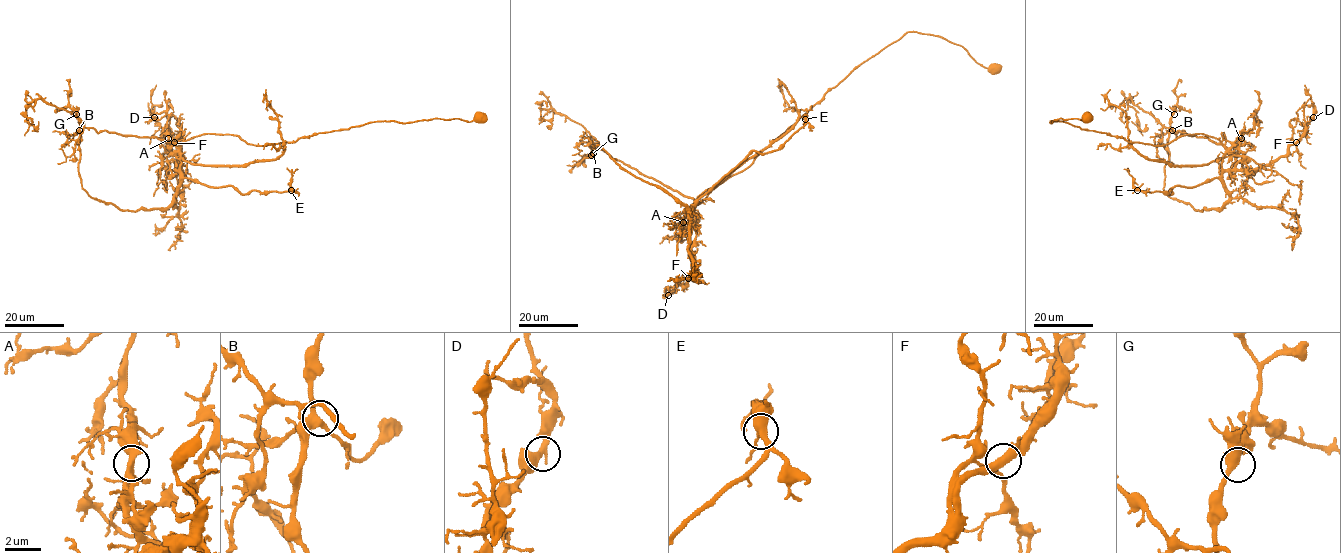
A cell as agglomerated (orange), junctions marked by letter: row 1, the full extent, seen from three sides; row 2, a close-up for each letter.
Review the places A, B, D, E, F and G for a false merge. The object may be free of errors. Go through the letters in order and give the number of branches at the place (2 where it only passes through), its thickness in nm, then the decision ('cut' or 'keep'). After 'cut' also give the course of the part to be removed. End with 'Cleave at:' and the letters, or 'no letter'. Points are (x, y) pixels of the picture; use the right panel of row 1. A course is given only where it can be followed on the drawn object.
A: 3 | 360 nm | cut | (1240, 138), (1240, 152), (1233, 154), (1203, 134), (1154, 145), (1050, 122), (1085, 122), (1088, 114)
B: 3 | 340 nm | keep
D: 3 | 360 nm | keep
E: 3 | 400 nm | keep
F: 3 | 360 nm | keep
G: 3 | 360 nm | keep
Cleave at: A

